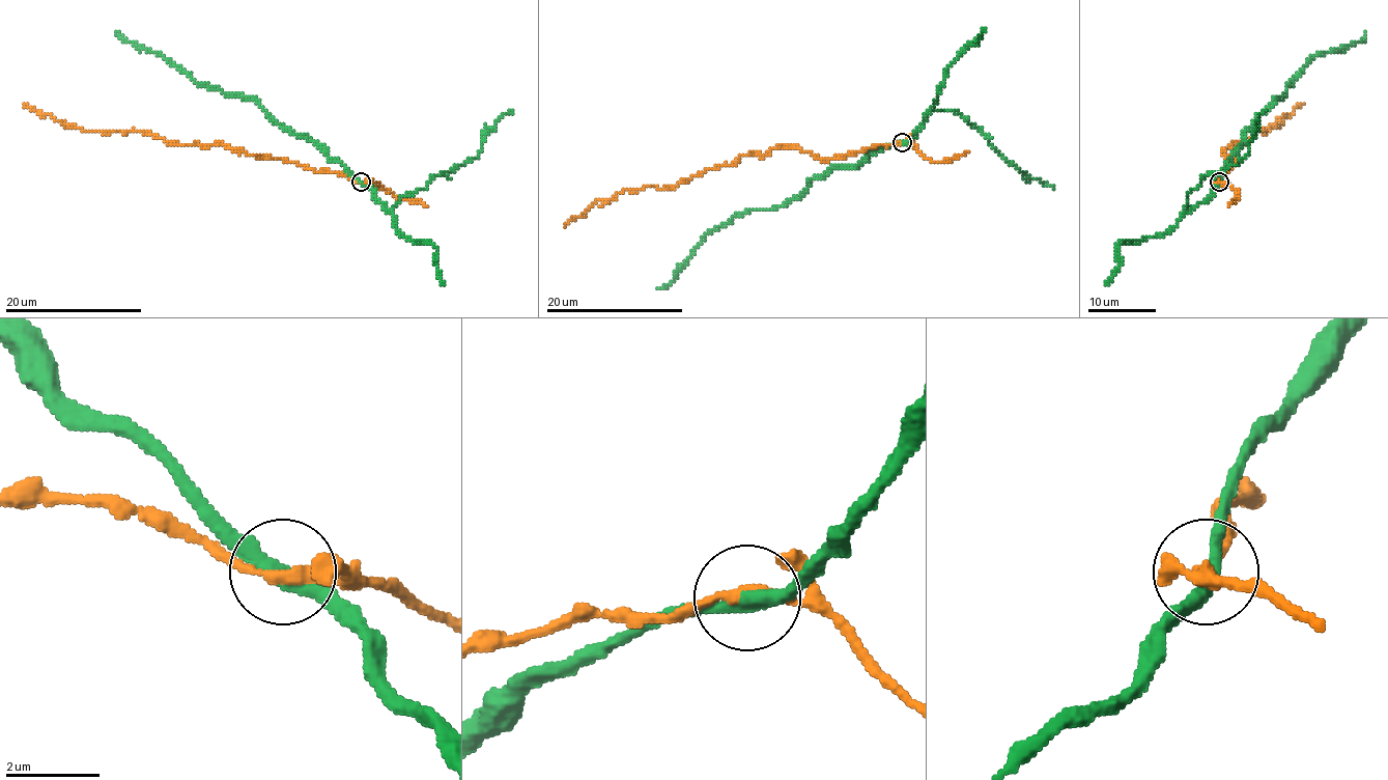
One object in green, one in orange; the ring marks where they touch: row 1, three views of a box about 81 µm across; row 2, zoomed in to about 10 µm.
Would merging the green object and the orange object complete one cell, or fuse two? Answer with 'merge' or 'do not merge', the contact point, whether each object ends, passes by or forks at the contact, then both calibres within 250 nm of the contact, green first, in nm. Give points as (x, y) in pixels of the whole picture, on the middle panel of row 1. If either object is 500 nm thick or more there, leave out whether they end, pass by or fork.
do not merge | (902, 142) | green passes by | orange passes by | 320/240 nm

